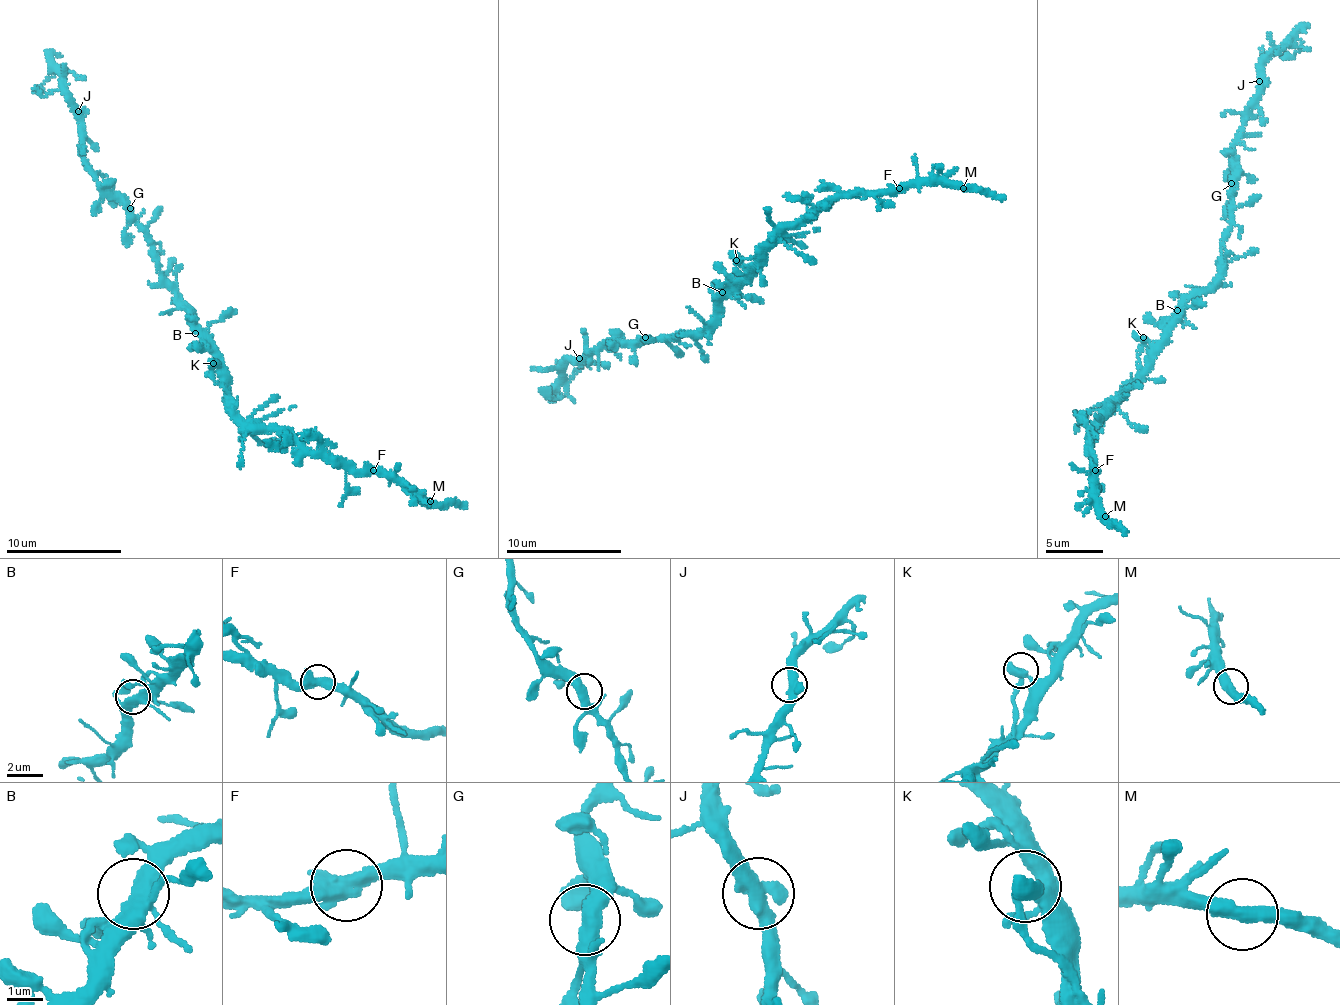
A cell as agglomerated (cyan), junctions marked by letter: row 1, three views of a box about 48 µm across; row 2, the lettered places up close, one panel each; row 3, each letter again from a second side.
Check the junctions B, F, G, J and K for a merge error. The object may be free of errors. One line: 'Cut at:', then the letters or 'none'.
Cut at: none

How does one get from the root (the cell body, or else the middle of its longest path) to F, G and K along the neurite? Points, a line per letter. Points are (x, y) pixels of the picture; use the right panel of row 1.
F: (1184, 308), (1170, 335), (1111, 404), (1113, 407), (1107, 409), (1091, 438), (1095, 469)
G: (1184, 308), (1194, 295), (1208, 292), (1219, 271), (1224, 237), (1230, 224), (1229, 206), (1233, 199), (1231, 183)
K: (1184, 308), (1159, 341), (1143, 337)

